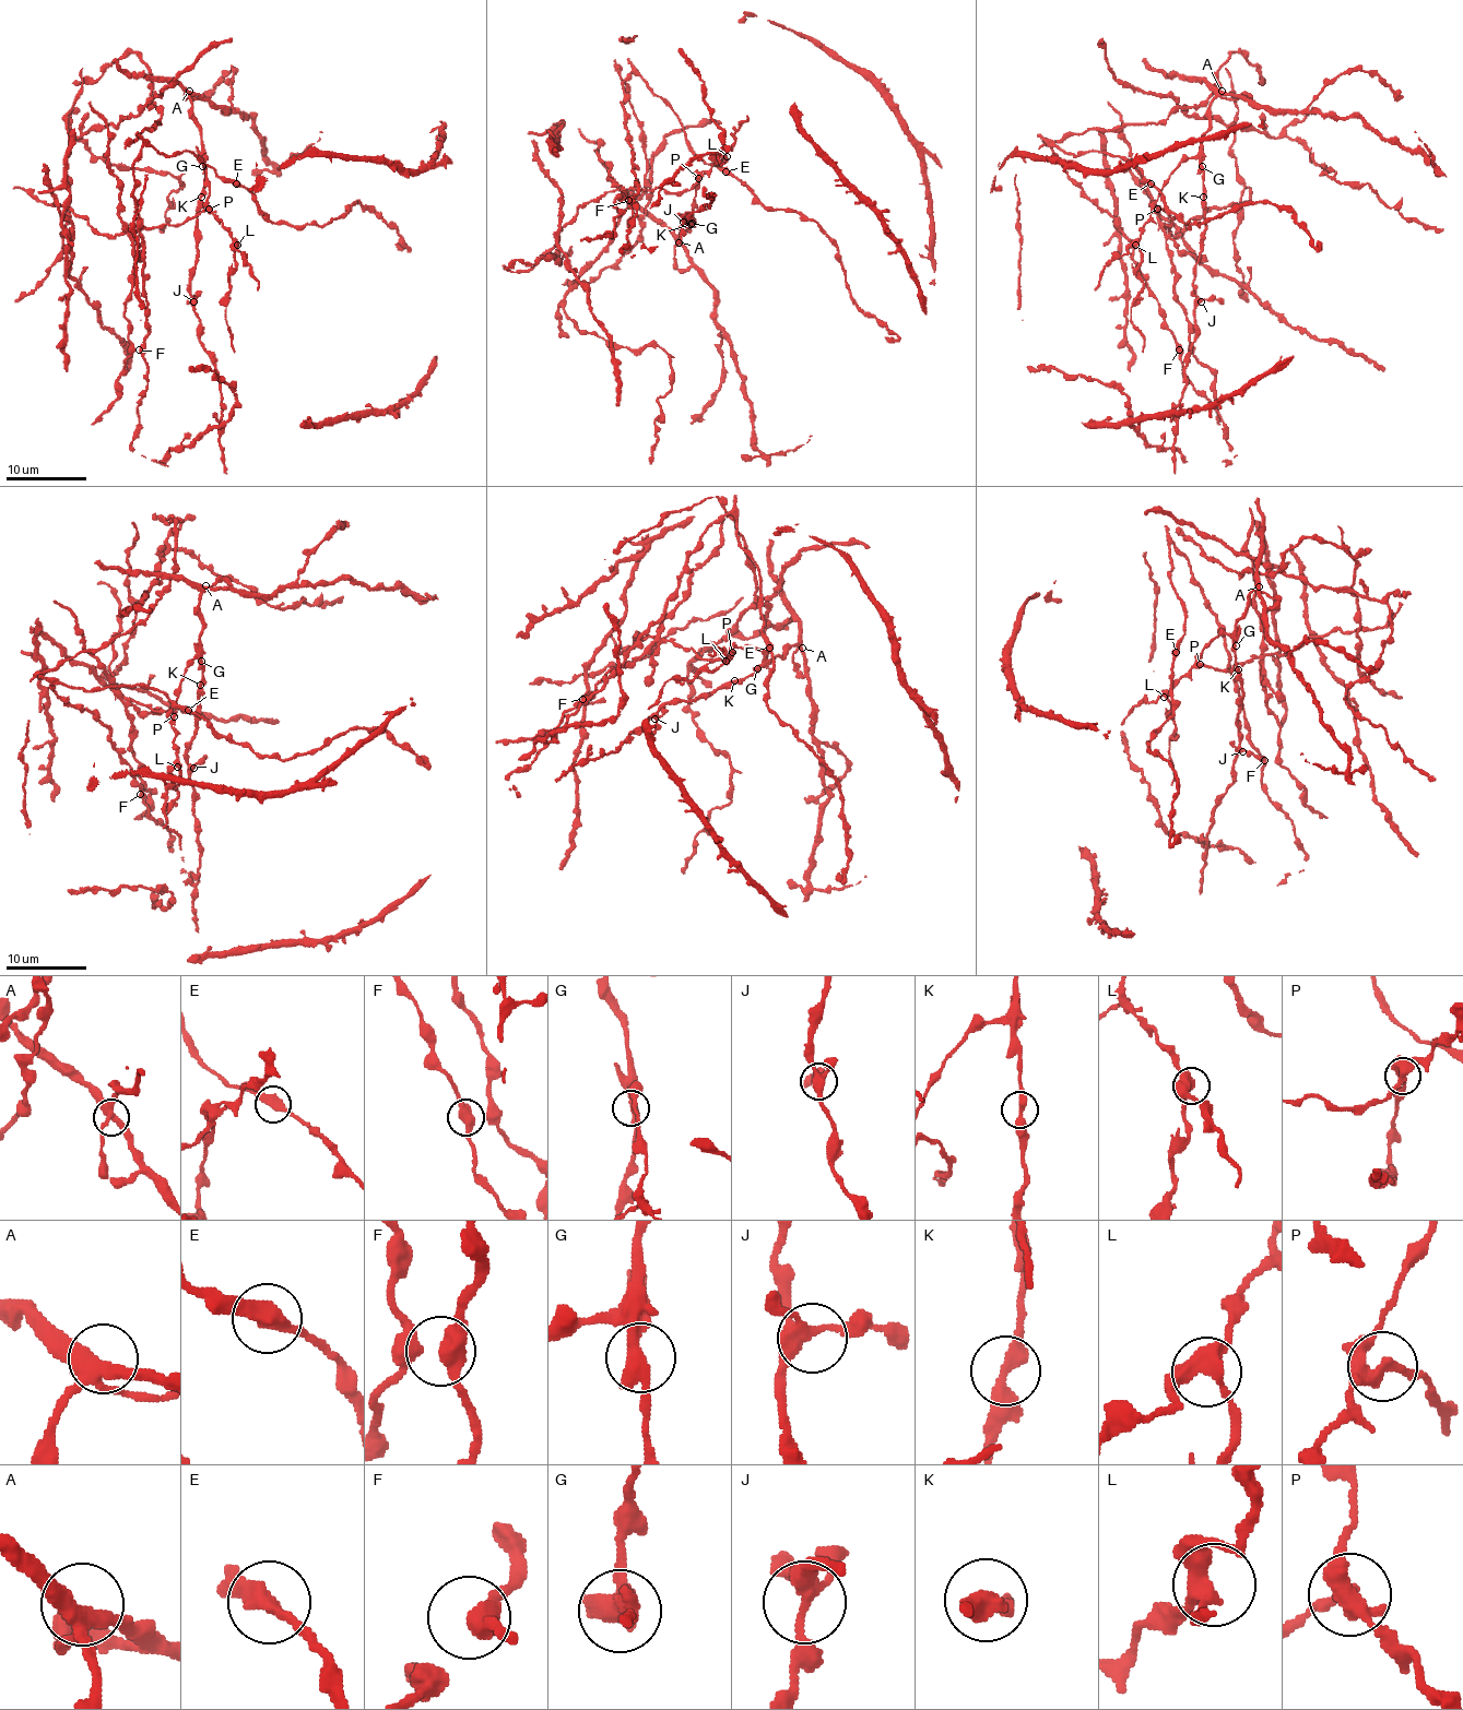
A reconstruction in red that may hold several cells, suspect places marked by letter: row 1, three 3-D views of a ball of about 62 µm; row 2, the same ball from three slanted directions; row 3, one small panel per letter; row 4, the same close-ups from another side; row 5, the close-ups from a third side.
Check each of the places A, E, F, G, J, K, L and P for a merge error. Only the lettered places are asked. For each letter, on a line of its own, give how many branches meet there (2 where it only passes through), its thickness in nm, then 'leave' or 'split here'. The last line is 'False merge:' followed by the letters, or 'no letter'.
A: branches 4; calibre 340 nm; leave
E: branches 2; calibre 440 nm; leave
F: branches 3; calibre 360 nm; leave
G: branches 2; calibre 380 nm; leave
J: branches 4; calibre 320 nm; leave
K: branches 2; calibre 360 nm; leave
L: branches 3; calibre 400 nm; leave
P: branches 3; calibre 340 nm; split here
False merge: P

